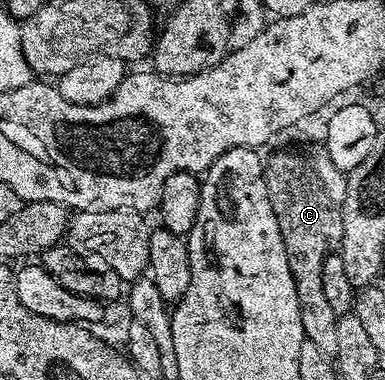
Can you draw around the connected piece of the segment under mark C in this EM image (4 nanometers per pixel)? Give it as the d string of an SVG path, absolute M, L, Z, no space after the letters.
M326 147L307 148L304 152L275 152L265 160L265 175L269 198L273 202L273 214L277 214L277 226L281 230L281 238L285 242L285 254L289 258L289 270L297 286L297 302L301 310L303 335L319 349L325 350L329 357L337 354L337 322L333 306L325 299L321 283L321 266L325 266L325 258L332 255L333 249L343 242L343 203L347 178L344 172L333 166L333 158L329 158Z

